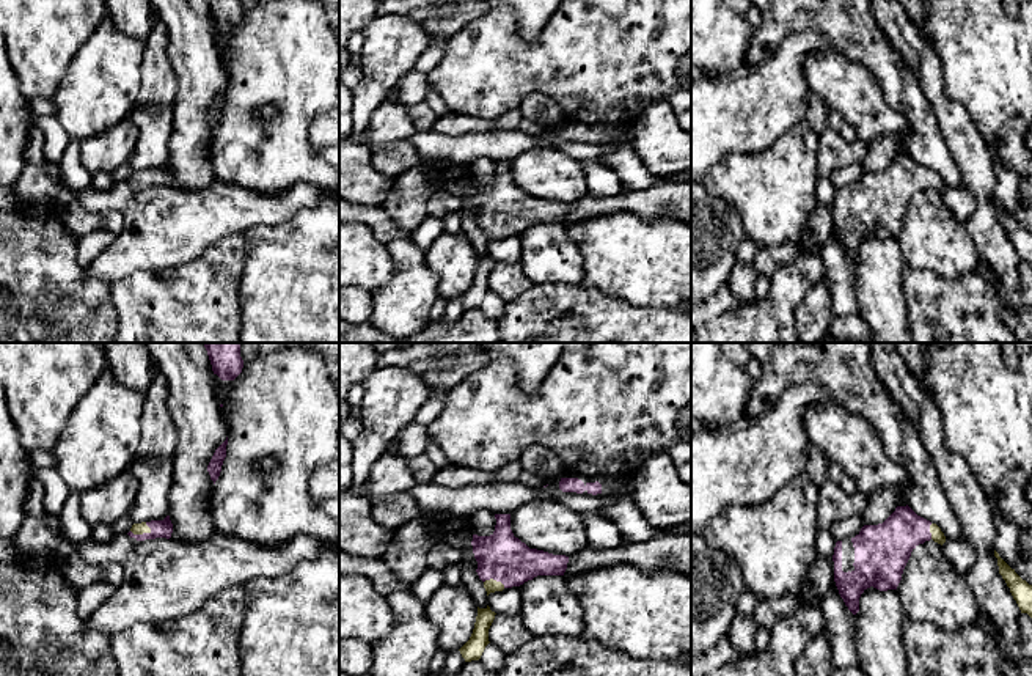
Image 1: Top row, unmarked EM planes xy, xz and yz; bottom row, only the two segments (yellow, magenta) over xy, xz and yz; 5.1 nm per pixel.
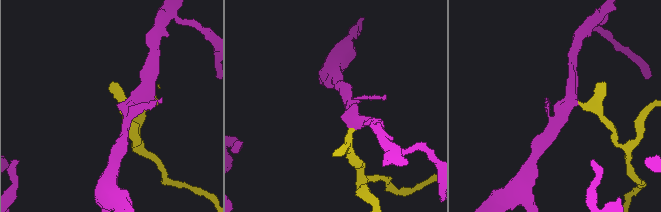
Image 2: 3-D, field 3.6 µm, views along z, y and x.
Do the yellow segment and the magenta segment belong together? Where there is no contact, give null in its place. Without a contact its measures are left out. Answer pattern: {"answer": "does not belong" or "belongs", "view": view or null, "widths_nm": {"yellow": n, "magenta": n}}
{"answer": "belongs", "view": "xy", "widths_nm": {"yellow": 60, "magenta": 100}}

